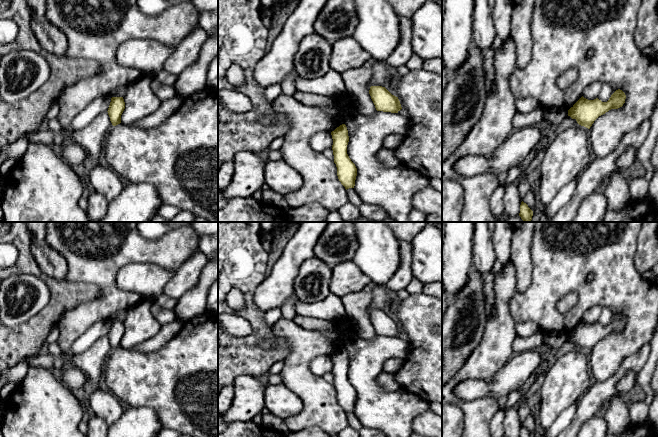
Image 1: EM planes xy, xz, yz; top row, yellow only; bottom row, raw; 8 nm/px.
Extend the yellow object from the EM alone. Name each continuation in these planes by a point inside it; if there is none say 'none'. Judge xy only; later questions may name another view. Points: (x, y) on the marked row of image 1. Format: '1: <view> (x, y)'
none

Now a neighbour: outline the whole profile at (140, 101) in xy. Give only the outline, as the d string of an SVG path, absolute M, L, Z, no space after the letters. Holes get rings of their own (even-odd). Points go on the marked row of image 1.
M143 74L127 87L123 96L125 109L121 115L122 124L132 125L160 107L161 101L152 91L151 79L150 75Z

